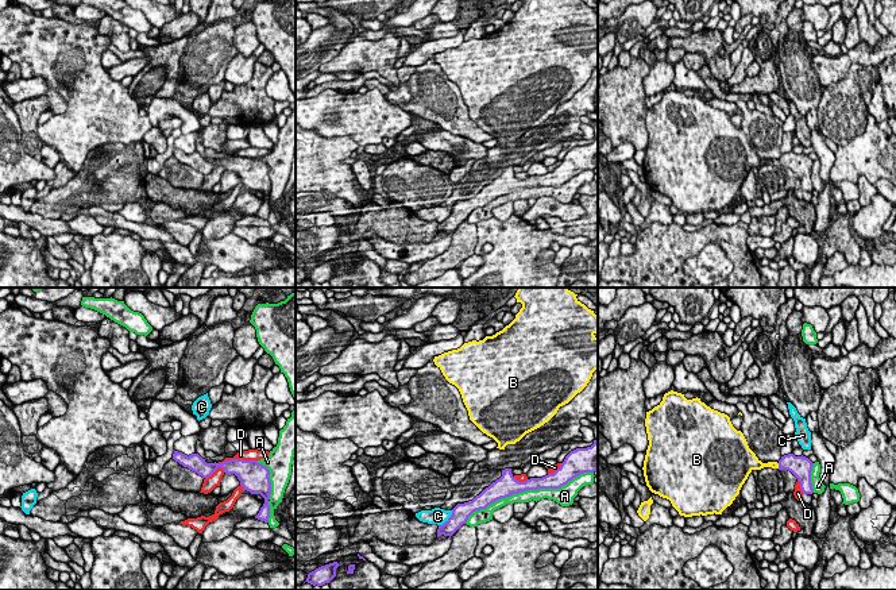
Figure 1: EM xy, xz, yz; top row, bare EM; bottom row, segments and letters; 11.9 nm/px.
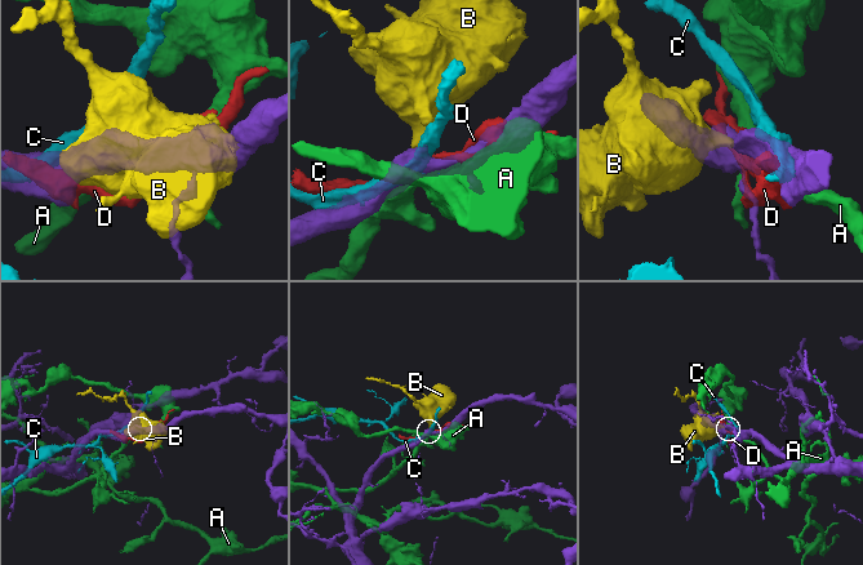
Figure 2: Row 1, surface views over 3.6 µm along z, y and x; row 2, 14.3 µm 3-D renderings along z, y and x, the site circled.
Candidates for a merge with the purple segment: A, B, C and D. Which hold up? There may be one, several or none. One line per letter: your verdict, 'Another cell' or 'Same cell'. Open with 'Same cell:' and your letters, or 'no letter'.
Same cell: B
A: Another cell
B: Same cell
C: Another cell
D: Another cell

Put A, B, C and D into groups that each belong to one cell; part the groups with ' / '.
A / B / C / D

